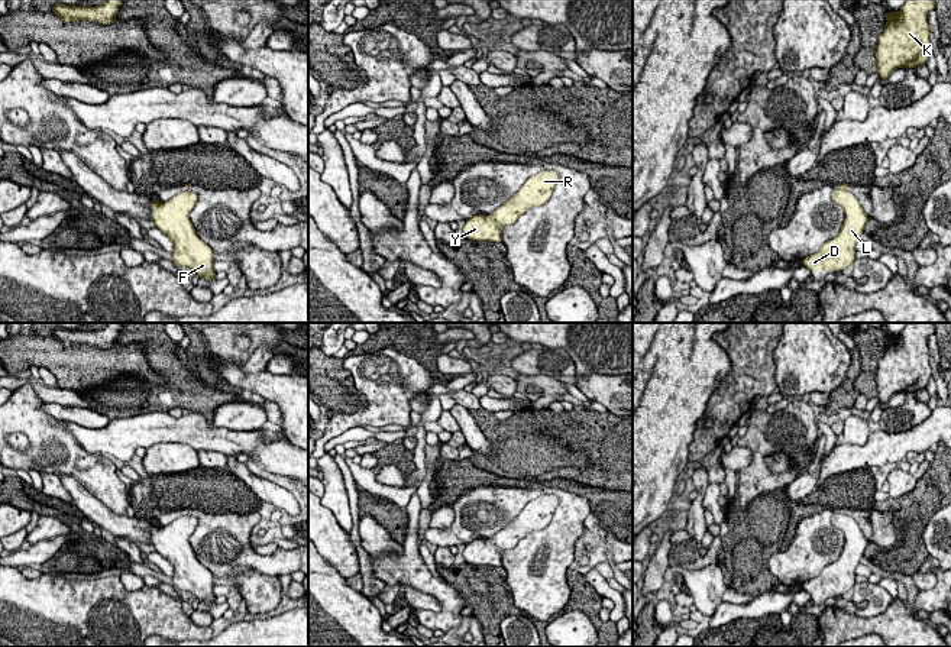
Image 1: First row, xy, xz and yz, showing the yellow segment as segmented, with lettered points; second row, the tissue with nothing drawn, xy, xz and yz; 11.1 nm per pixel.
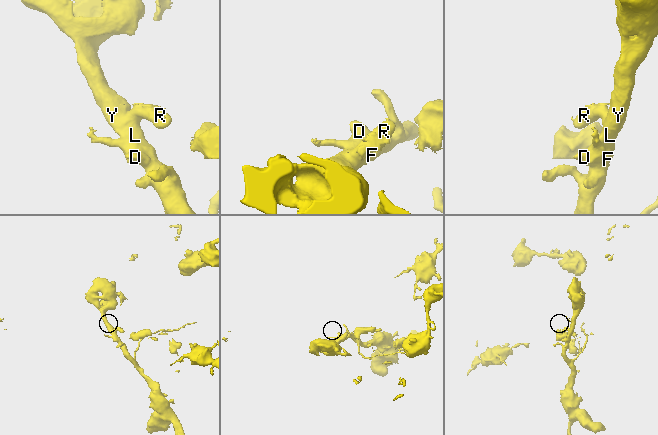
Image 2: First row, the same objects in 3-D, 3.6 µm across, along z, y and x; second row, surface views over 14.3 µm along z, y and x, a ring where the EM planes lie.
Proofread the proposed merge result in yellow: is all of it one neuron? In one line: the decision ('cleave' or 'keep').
cleave

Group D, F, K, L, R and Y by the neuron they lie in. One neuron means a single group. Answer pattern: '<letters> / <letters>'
D F K L Y / R

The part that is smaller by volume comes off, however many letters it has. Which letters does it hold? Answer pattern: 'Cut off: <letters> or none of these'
Cut off: R

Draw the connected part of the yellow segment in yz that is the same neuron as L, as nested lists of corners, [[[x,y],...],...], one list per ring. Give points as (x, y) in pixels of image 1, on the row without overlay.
[[[845,514],[832,517],[832,524],[844,534],[845,543],[840,557],[829,563],[819,576],[800,586],[811,595],[842,595],[855,585],[855,567],[864,556],[868,540],[858,525],[848,525]]]

